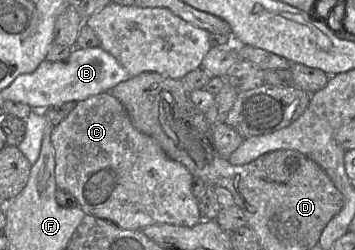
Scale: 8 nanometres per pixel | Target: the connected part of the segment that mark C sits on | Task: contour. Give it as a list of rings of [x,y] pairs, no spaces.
[[[109,92],[92,95],[85,100],[76,102],[69,115],[61,123],[52,128],[50,137],[55,153],[55,179],[57,186],[74,196],[79,208],[85,214],[108,220],[124,230],[141,230],[146,226],[155,224],[192,227],[202,220],[198,201],[192,194],[192,180],[194,177],[185,166],[171,160],[153,138],[137,130],[132,124],[124,106]]]

